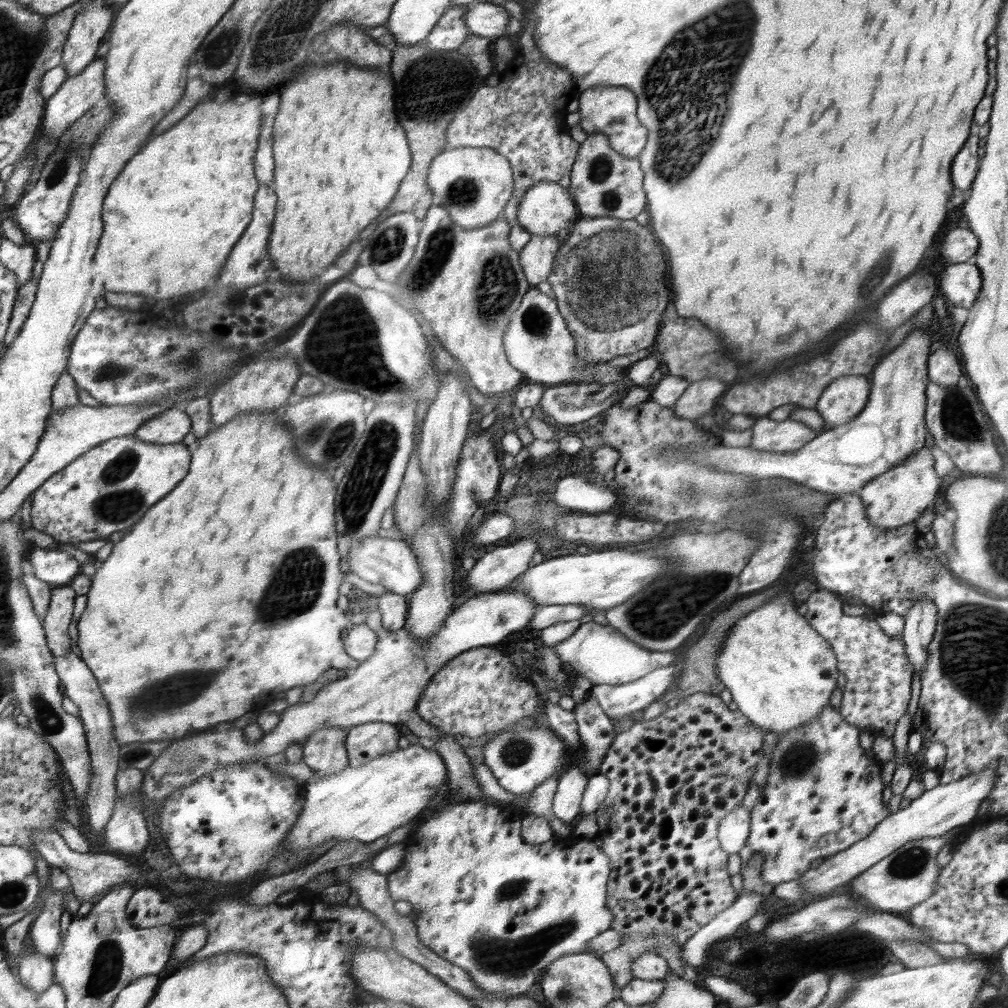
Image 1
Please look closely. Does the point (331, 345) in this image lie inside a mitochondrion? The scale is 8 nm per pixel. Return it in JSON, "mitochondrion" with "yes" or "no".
{"mitochondrion":"yes"}

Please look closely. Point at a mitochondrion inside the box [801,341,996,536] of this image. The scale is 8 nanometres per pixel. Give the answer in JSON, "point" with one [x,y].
{"point":[958,418]}

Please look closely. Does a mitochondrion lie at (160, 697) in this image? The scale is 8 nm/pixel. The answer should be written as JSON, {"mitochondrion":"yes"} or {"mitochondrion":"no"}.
{"mitochondrion":"yes"}

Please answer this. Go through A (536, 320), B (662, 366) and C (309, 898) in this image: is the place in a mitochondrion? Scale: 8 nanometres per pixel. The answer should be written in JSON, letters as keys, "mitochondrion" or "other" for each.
{"A":"mitochondrion","B":"other","C":"other"}

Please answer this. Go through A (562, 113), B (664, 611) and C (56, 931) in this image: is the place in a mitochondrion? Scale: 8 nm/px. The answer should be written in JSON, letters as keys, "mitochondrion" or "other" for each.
{"A":"other","B":"mitochondrion","C":"other"}

